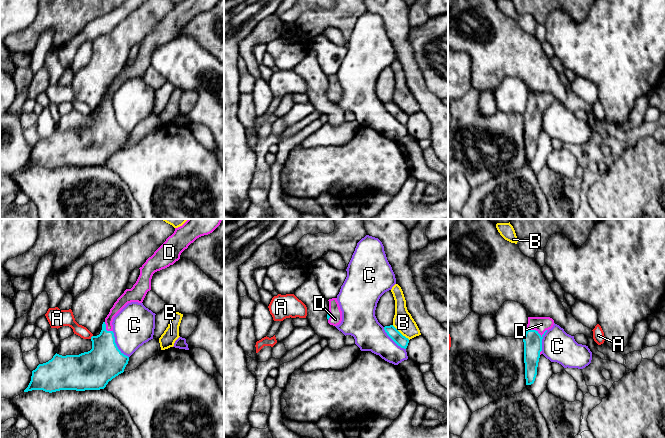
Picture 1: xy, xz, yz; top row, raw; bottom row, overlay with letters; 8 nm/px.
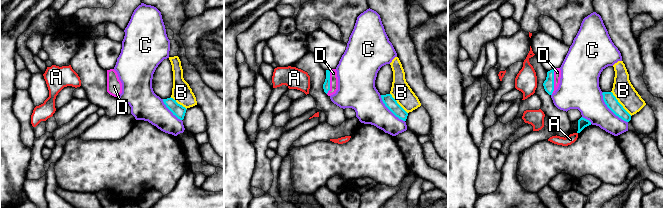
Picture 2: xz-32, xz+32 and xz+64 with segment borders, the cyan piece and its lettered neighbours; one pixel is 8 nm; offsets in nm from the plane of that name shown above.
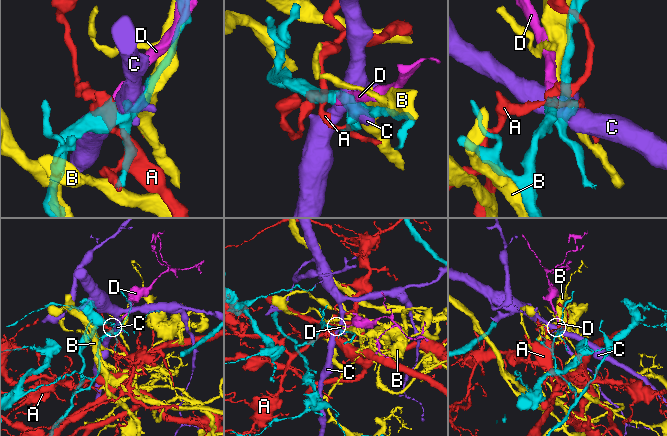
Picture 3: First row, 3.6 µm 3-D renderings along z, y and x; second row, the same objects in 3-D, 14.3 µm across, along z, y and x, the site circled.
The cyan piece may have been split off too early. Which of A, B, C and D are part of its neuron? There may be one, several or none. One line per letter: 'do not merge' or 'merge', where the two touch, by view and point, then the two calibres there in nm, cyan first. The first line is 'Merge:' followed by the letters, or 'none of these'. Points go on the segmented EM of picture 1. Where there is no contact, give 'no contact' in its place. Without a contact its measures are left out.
Merge: D
A: do not merge; meets cyan in xy at (91, 337); 300 nm thick on the cyan side, 110 nm on the other
B: do not merge; meets cyan in xz at (400, 333); 90 nm thick on the cyan side, 160 nm on the other
C: do not merge; meets cyan in xy at (116, 345); 300 nm thick on the cyan side, 320 nm on the other
D: merge; meets cyan in yz at (537, 331); 150 nm thick on the cyan side, 120 nm on the other

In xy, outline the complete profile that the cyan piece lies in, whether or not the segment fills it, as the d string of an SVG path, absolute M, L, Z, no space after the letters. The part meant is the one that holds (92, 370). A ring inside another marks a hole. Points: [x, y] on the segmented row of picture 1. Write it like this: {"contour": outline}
{"contour": "M188 219L139 268L140 275L131 289L117 299L102 324L99 335L92 336L92 349L79 355L55 354L51 360L39 364L32 371L31 381L24 392L43 390L100 390L109 381L124 372L129 357L115 343L114 317L131 302L142 303L151 290L155 272L173 265L181 253L197 238L212 233L223 219Z"}

